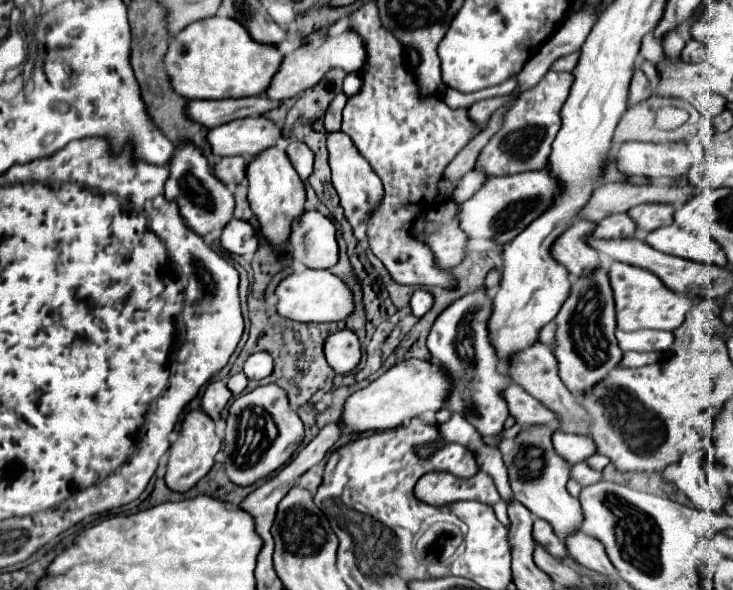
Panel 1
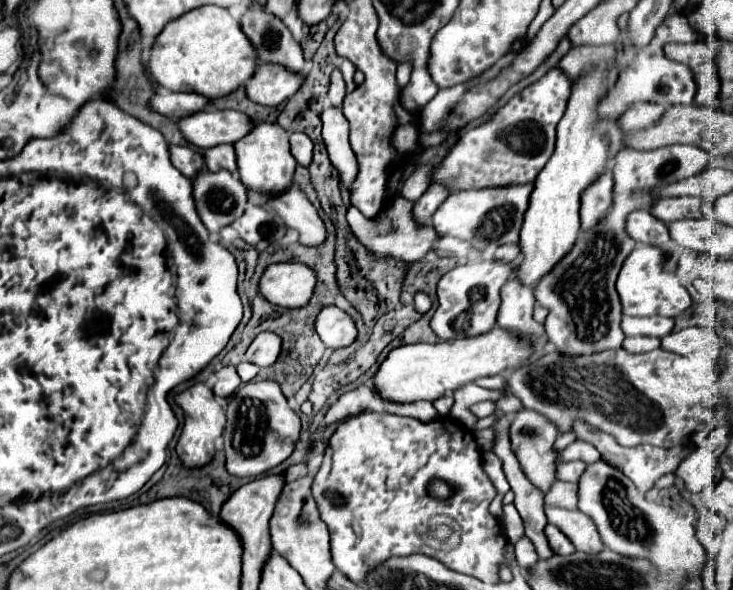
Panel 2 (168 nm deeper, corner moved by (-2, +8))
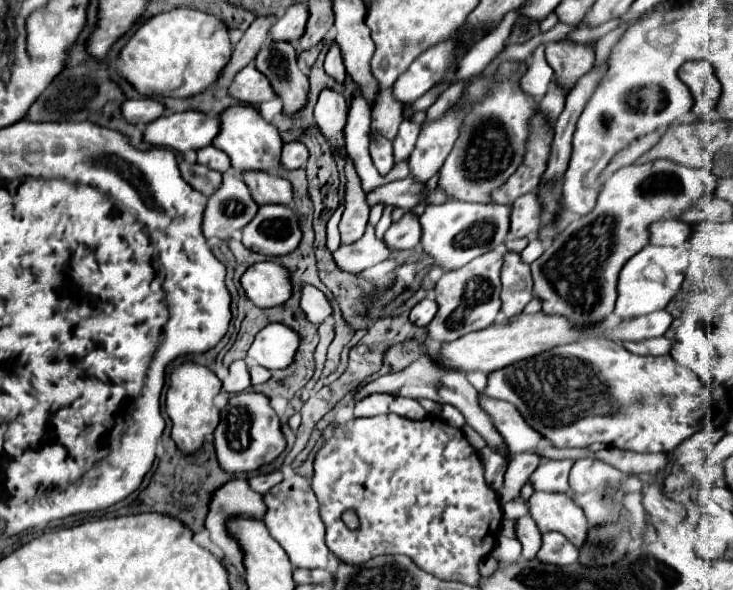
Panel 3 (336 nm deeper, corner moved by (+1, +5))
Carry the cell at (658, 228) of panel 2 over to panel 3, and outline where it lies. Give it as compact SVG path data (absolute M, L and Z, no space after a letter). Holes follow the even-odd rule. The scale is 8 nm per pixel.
M677 219L655 221L649 225L649 243L651 245L685 245L691 235L691 225Z

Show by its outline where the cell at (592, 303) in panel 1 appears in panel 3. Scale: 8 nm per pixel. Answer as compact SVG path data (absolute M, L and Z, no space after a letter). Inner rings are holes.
M655 159L651 163L643 165L627 165L617 169L601 187L601 193L597 197L595 209L571 221L561 233L555 235L551 247L531 263L531 275L533 275L533 295L541 299L543 313L545 315L563 315L569 323L577 329L589 329L597 327L613 313L615 299L617 299L617 275L621 267L637 253L641 251L649 241L649 223L661 221L661 219L675 219L679 217L695 199L699 197L713 197L717 177L711 175L707 169L693 169L685 167L681 163L669 161L669 159Z

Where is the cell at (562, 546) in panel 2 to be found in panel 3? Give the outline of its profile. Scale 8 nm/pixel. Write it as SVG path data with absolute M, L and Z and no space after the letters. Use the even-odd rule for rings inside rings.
M545 533L543 535L543 543L537 553L539 561L567 565L567 563L575 563L577 557L579 557L579 549L575 549L561 533Z

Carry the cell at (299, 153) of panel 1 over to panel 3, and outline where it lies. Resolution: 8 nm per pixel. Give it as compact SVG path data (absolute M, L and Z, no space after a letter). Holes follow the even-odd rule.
M291 141L291 143L285 143L285 145L283 145L281 163L283 163L287 169L305 167L307 159L309 159L309 149L307 149L301 141Z

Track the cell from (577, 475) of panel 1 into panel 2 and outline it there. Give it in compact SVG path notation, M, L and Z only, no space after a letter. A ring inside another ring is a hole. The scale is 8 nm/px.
M564 462L558 464L558 476L556 480L564 480L564 482L576 482L580 478L580 474L584 472L586 464L584 462Z

